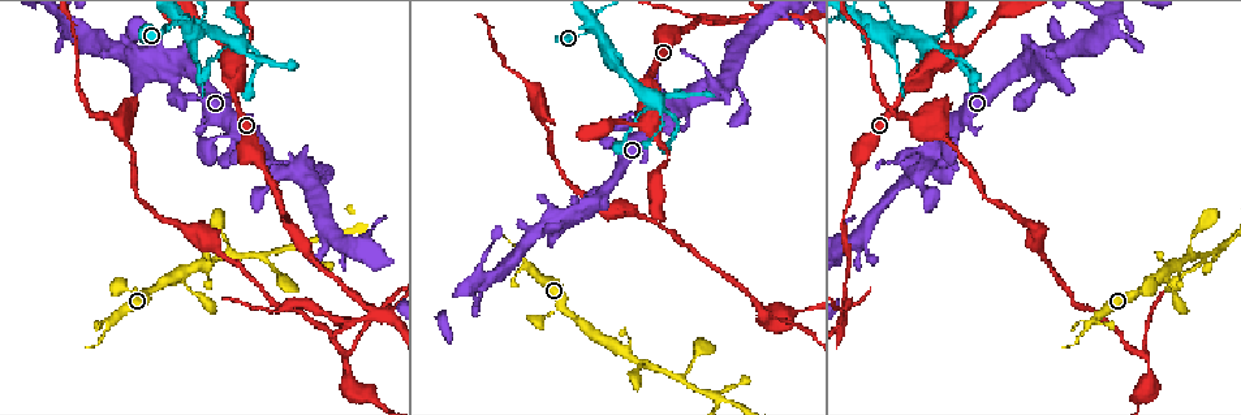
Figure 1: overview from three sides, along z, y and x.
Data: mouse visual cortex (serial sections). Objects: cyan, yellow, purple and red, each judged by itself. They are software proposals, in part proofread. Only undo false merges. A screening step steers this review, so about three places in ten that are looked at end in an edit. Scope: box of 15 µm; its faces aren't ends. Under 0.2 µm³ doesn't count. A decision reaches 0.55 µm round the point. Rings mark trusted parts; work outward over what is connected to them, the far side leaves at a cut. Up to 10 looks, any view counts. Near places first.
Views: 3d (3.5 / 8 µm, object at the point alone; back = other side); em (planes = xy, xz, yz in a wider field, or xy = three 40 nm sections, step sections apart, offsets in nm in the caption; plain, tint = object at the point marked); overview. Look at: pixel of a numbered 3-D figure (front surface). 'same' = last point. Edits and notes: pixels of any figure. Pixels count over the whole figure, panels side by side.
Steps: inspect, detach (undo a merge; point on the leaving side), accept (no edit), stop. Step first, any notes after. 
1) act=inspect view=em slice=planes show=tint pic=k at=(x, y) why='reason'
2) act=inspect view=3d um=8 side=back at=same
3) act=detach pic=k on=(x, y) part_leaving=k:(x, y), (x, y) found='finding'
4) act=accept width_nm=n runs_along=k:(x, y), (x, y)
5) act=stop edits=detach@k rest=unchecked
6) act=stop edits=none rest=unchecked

act=inspect view=3d um=3.5 pic=1 at=(720, 399) why='two arms in line, one across'

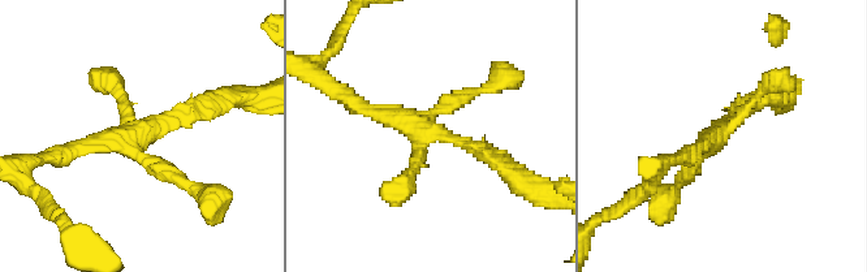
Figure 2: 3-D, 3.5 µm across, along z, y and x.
act=inspect view=em slice=xy step=2 show=tint pic=2 at=(720, 135) why='shape alone is not enough'

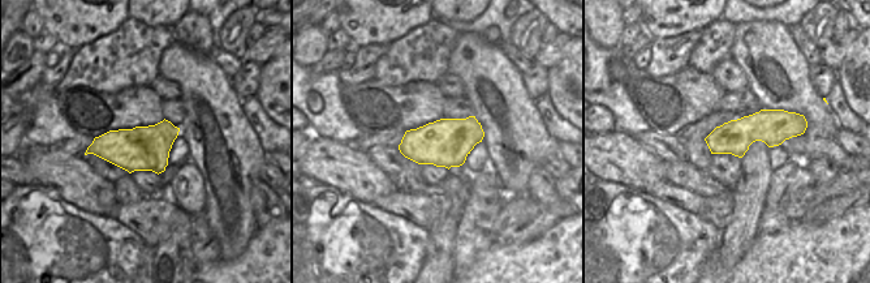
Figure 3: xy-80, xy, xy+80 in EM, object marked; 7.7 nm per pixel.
act=accept runs_along=2:(349, 99), (457, 138), (496, 162) found='all the same cell'

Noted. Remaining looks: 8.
act=inspect view=3d um=3.5 pic=1 at=(369, 313)

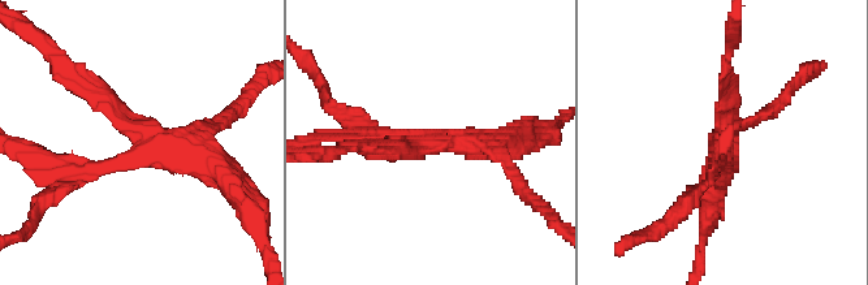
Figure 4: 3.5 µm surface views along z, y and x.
act=inspect view=em slice=xy step=3 show=plain pic=4 at=(436, 146) arms=3 arm_widths_nm=150,200,350

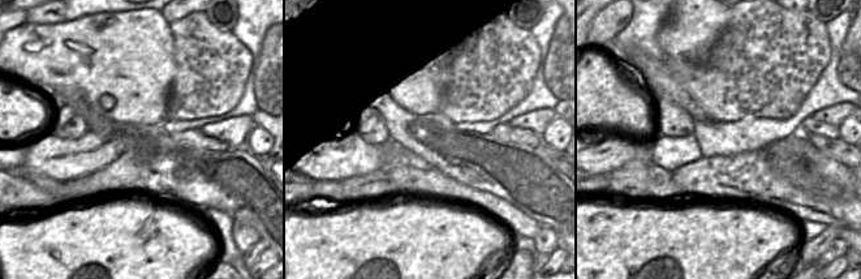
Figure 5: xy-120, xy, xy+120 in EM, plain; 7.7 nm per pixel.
act=inspect view=em slice=xy step=3 show=tint at=same

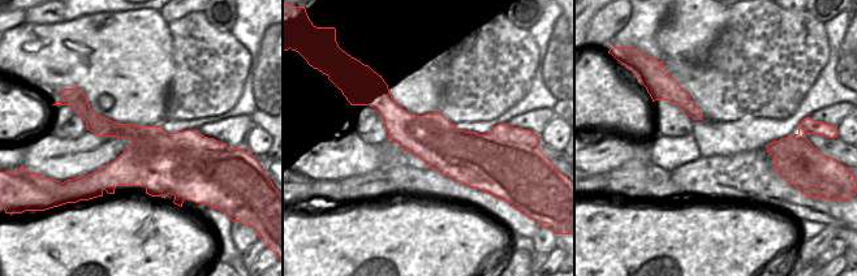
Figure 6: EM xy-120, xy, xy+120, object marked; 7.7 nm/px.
act=detach pic=4 on=(380, 130) part_leaving=4:(434, 134), (322, 137) found='two cells meet here'

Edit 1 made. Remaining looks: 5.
act=inspect view=overview

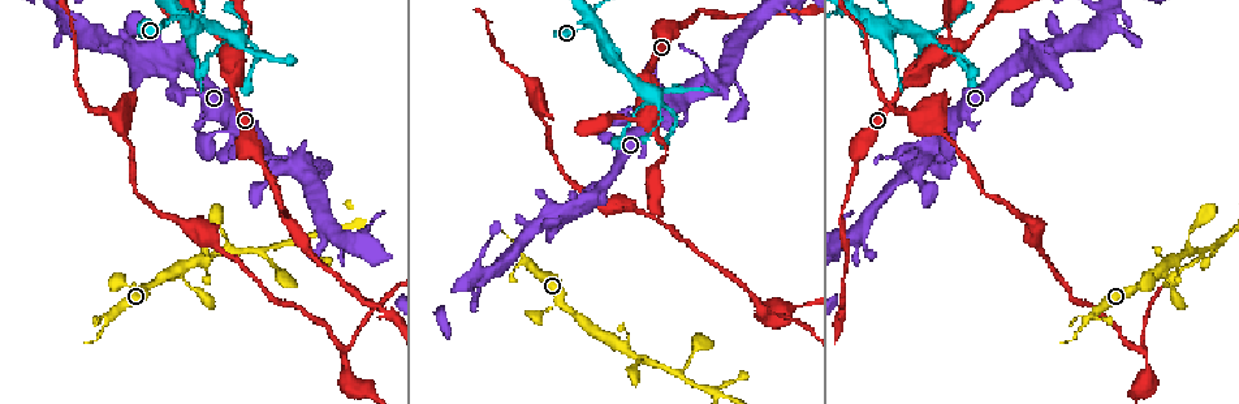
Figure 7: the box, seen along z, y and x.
act=inspect view=3d um=3.5 pic=7 at=(952, 45)

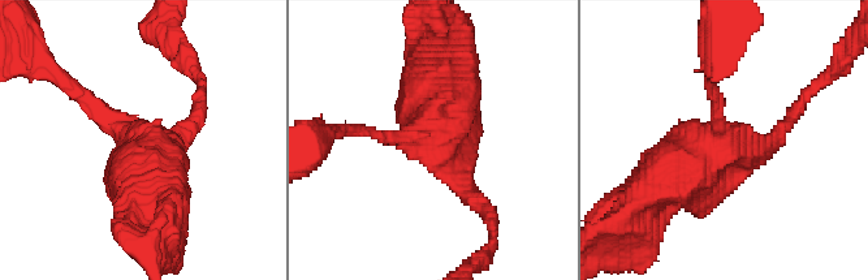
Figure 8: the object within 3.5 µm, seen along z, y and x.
act=inspect view=em slice=xy step=2 show=tint pic=8 at=(427, 138)

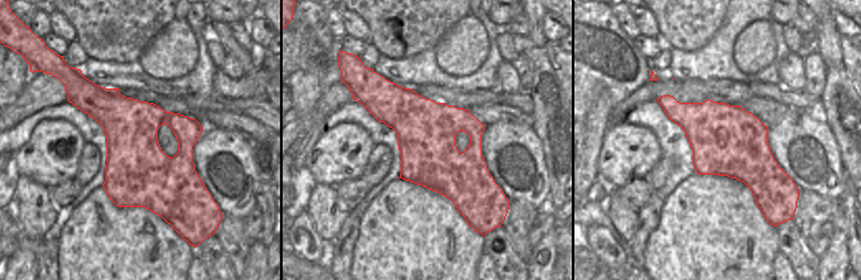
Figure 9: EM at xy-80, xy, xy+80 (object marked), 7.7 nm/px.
act=accept runs_along=8:(158, 188), (130, 136), (70, 84) found='all the same cell'

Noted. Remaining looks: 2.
act=inspect view=3d um=3.5 pic=7 at=(855, 12) why='four arms meet'

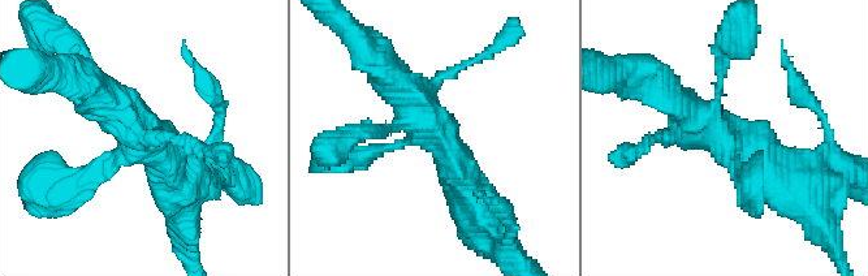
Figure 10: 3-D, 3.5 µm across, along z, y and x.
act=inspect view=em slice=xy step=3 show=tint pic=10 at=(434, 132)

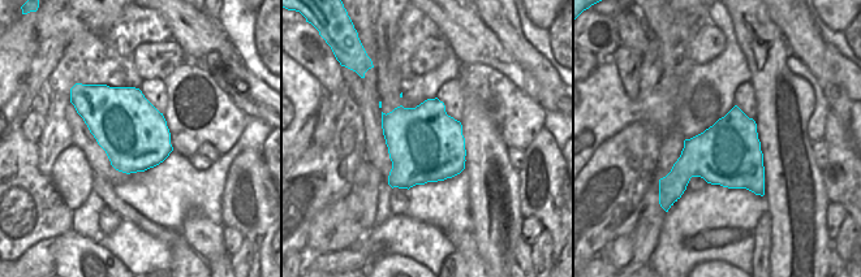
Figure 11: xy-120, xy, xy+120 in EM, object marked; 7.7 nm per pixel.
act=accept runs_along=10:(366, 155), (434, 134), (474, 194) found='one cell here'

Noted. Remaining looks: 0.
act=stop edits=detach@4 rest=unchecked

